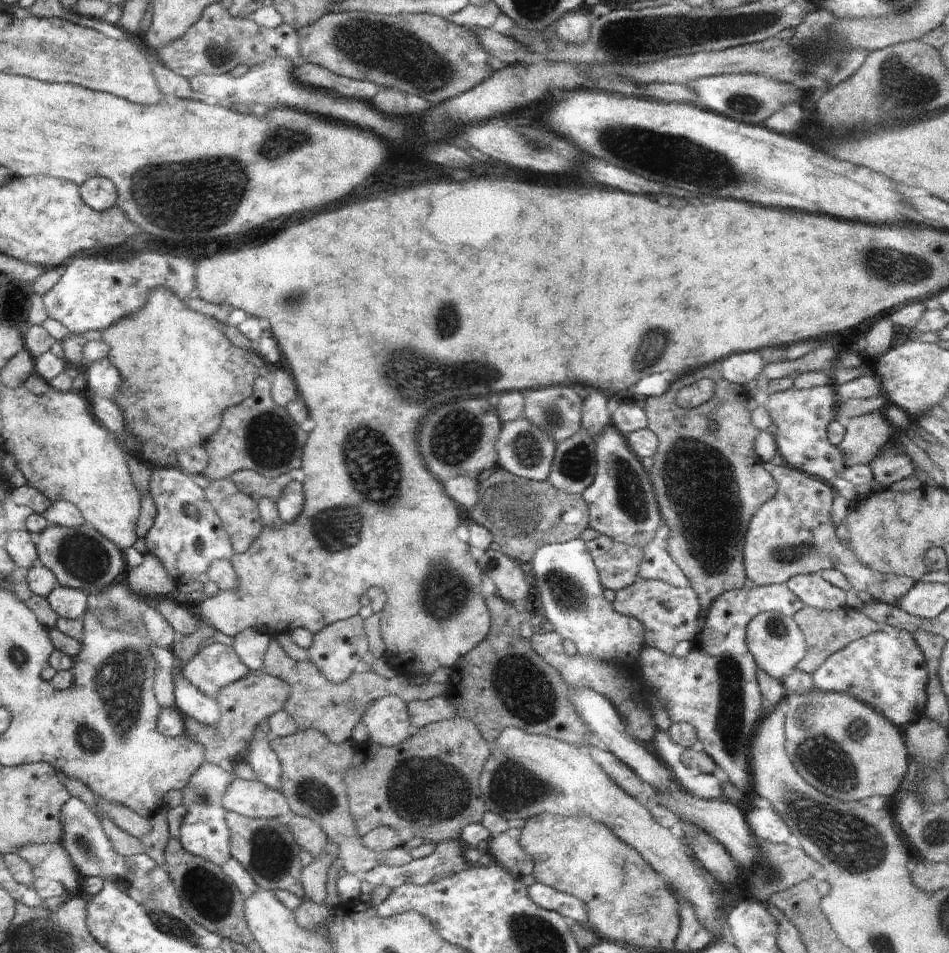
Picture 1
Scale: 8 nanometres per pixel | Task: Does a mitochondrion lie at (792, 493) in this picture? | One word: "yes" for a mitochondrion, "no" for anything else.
no

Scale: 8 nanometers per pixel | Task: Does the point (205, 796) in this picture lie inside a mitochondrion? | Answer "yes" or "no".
yes

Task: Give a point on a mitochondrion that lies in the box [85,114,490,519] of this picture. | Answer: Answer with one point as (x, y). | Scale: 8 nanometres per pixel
(217, 183)

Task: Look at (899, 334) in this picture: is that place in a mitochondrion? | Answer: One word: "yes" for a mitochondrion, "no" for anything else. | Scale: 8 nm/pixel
no

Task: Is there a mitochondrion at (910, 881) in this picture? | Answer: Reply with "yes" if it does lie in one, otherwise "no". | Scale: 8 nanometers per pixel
no

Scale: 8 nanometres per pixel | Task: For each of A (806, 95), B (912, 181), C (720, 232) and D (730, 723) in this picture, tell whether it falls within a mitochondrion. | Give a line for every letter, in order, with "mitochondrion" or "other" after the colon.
A: other
B: other
C: other
D: mitochondrion

